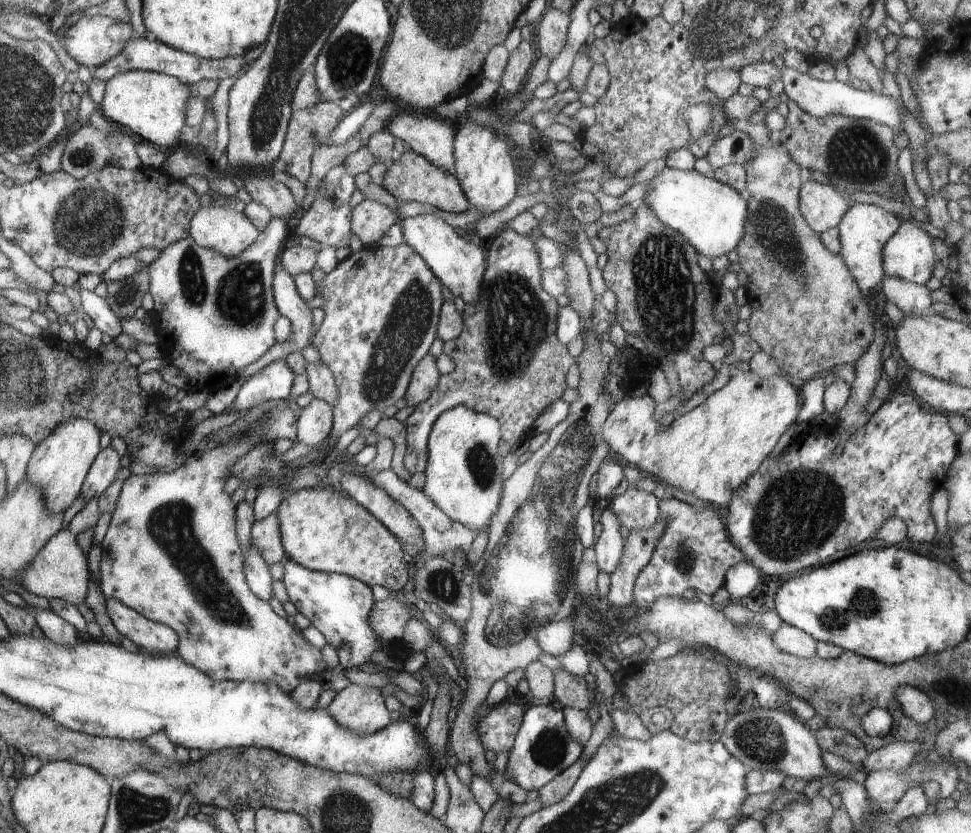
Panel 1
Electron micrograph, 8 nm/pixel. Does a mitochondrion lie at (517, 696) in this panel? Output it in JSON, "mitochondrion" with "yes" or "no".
{"mitochondrion":"no"}

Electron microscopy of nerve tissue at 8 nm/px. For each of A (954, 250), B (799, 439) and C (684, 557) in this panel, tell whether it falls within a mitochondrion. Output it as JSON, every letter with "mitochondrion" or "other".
{"A":"other","B":"other","C":"mitochondrion"}

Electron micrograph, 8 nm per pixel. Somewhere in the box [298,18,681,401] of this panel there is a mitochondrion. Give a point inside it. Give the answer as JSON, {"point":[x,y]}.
{"point":[517,322]}

